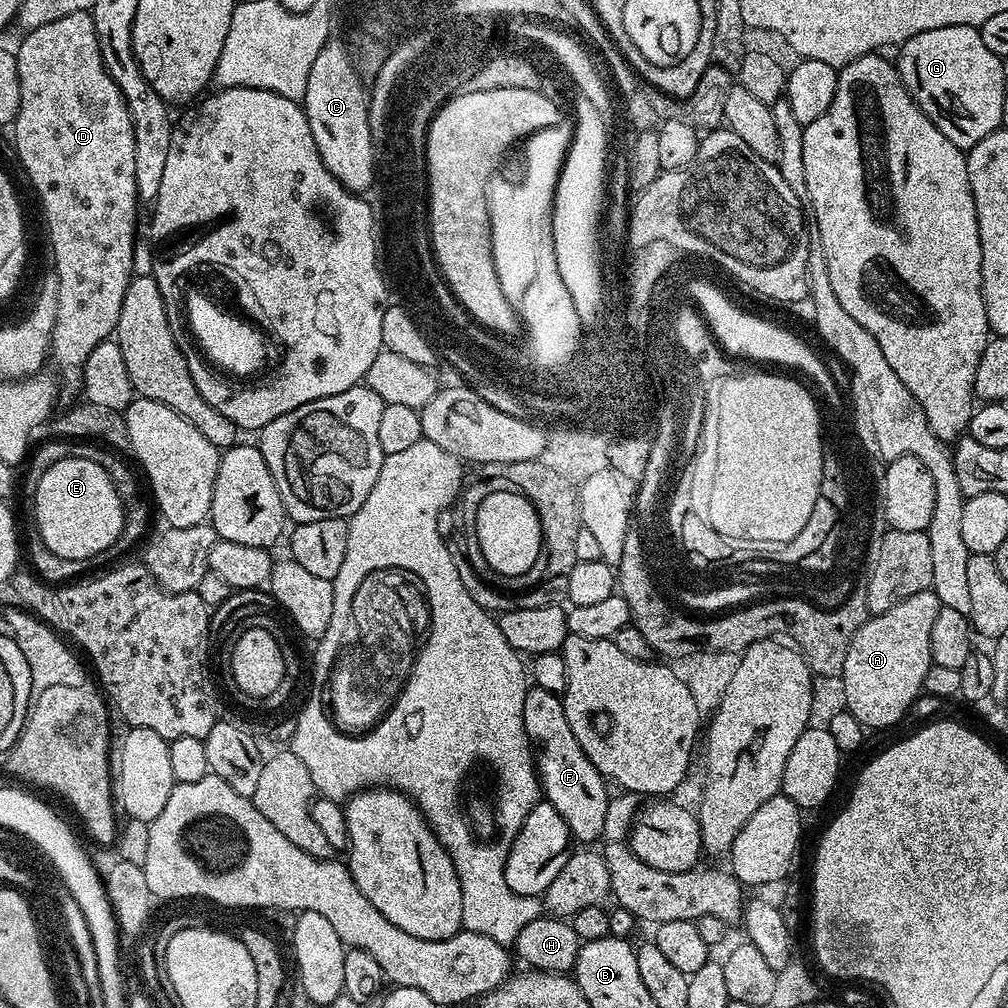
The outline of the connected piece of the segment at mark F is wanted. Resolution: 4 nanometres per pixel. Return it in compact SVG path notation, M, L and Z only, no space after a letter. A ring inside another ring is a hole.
M535 686L529 687L524 695L522 718L524 729L534 749L543 799L550 806L554 806L558 814L562 814L562 820L566 822L573 841L580 843L581 840L584 843L581 845L591 845L588 844L591 840L604 836L606 810L610 799L606 778L597 770L594 762L586 758L582 746L578 746L578 738L571 736L570 722L566 722L564 702L557 693Z

